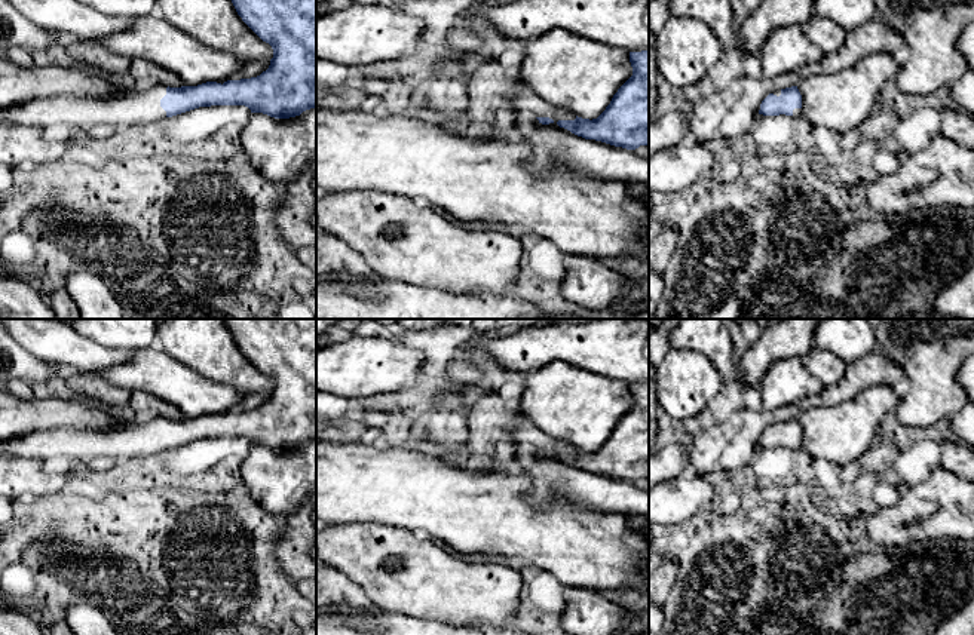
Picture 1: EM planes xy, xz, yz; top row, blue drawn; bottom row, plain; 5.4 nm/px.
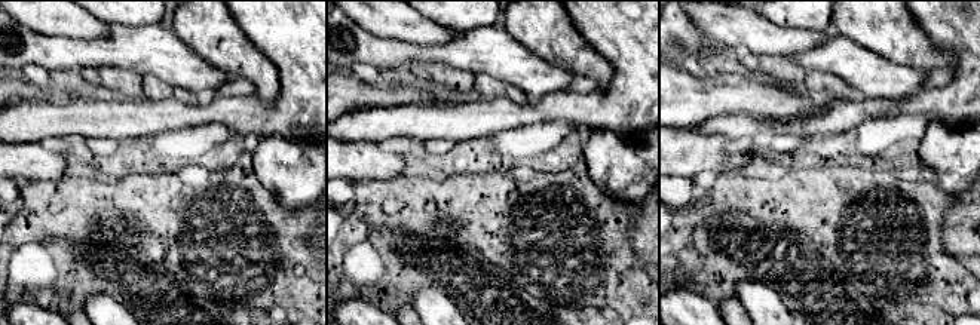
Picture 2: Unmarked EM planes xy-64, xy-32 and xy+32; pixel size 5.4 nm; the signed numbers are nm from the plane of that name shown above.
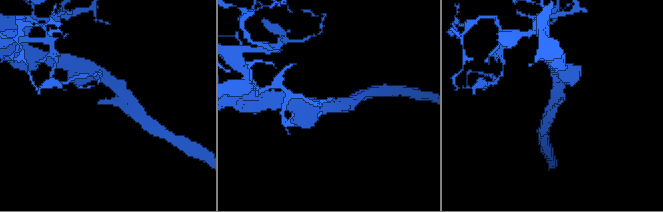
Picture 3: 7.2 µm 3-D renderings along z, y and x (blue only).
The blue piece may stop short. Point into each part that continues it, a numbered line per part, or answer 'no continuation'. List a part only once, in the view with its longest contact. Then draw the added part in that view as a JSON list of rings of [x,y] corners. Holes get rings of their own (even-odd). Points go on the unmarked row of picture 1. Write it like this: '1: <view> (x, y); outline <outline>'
1: xy (66, 445); outline [[[165,417],[146,423],[134,420],[108,430],[68,427],[37,430],[0,442],[0,453],[64,464],[77,463],[82,467],[97,457],[117,460],[147,457],[166,450],[166,444],[160,439],[166,420]]]

